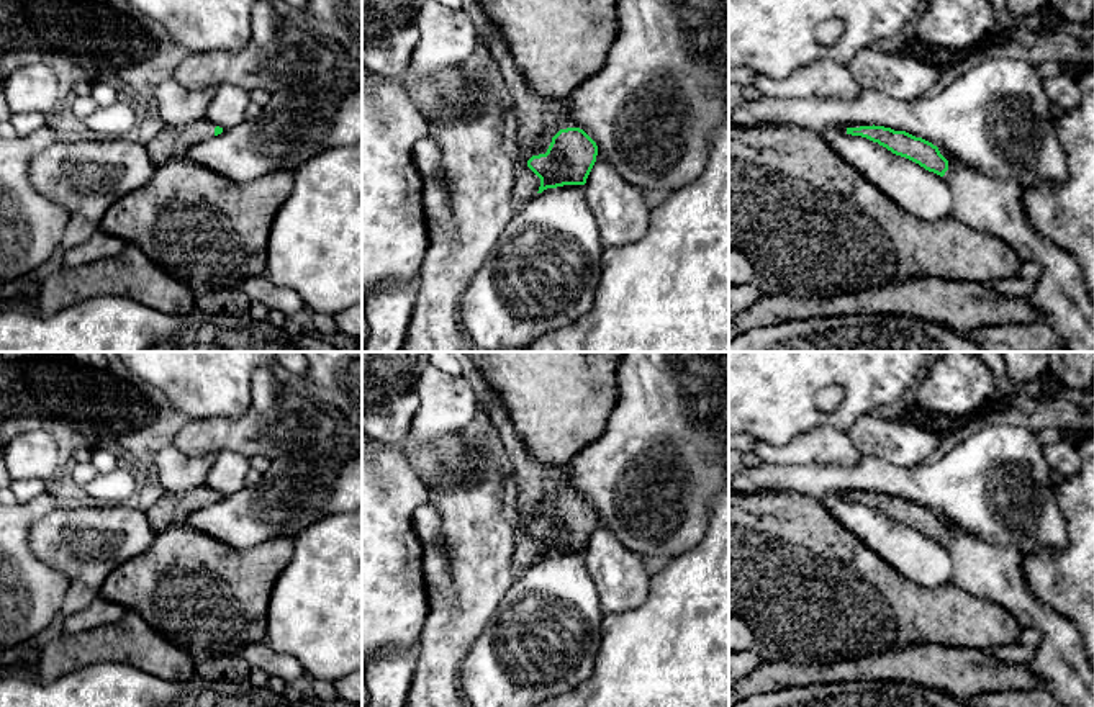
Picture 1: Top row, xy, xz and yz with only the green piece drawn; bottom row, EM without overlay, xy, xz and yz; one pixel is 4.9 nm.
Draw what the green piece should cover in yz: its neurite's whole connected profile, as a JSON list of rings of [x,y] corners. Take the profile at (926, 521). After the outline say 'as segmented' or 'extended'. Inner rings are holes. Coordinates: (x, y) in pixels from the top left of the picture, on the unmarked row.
[[[848,491],[837,496],[845,501],[861,502],[878,509],[893,520],[906,524],[940,543],[948,537],[948,527],[940,520],[937,512],[906,498],[894,498],[875,491]]]; extended

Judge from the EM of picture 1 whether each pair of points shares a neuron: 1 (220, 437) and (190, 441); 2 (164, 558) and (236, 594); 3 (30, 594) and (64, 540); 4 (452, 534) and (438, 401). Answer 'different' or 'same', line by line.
1: same
2: same
3: different
4: different

